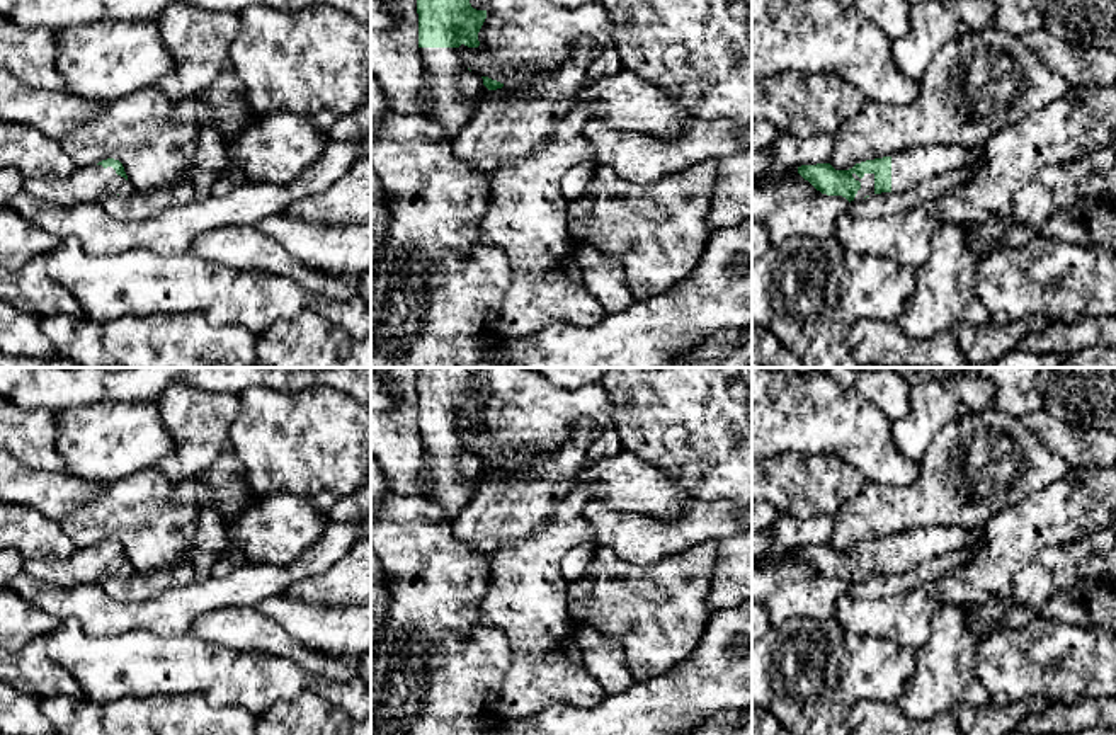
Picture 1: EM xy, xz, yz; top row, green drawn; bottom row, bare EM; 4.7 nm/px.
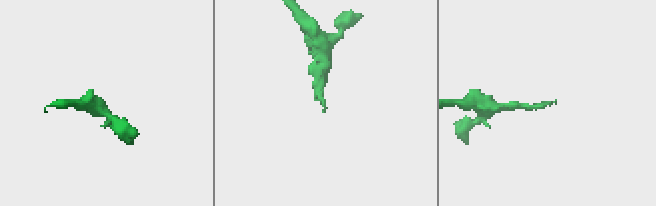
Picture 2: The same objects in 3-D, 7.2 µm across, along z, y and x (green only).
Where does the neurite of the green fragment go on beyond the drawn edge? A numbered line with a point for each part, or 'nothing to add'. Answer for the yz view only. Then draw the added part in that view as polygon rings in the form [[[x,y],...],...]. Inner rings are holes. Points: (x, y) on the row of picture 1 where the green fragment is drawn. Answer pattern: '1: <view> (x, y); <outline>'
1: yz (868, 181); [[[852,174],[852,177],[861,182],[861,189],[857,191],[854,201],[863,201],[866,196],[874,194],[874,174],[864,174],[863,179]]]

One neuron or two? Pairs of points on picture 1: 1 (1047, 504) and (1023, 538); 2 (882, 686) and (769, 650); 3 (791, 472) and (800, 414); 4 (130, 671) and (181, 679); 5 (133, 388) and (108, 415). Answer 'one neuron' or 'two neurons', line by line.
1: one neuron
2: one neuron
3: two neurons
4: one neuron
5: two neurons

